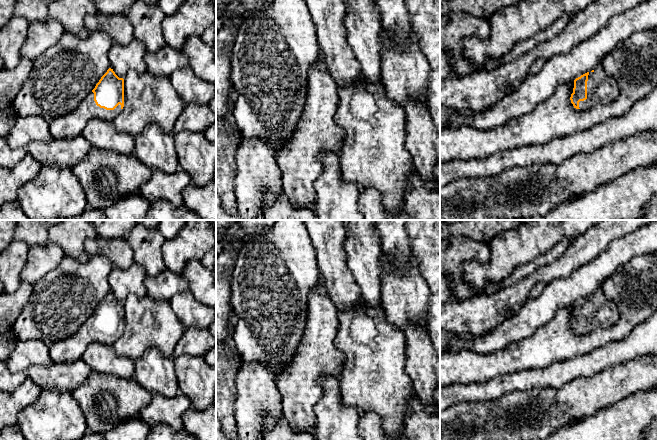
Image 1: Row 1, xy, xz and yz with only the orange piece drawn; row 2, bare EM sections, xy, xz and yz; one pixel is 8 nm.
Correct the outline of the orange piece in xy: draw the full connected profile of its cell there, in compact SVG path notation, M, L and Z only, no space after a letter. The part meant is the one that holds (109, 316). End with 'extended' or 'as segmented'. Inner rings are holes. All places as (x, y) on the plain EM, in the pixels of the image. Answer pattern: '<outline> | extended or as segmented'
M109 292L75 334L49 347L50 357L54 363L74 362L89 344L113 345L123 331L124 303Z | extended

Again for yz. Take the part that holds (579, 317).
M603 284L592 295L574 304L573 317L570 321L574 332L591 332L597 328L611 326L618 321L617 306L604 296L602 286Z | extended

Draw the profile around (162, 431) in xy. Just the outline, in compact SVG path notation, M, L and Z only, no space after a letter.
M166 424L154 425L150 428L147 440L198 440L186 430L176 431Z

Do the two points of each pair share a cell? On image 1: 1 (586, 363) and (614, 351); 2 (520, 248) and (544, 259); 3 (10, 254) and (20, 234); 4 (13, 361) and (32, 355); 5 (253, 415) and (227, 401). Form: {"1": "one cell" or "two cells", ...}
{"1": "one cell", "2": "two cells", "3": "two cells", "4": "one cell", "5": "two cells"}

